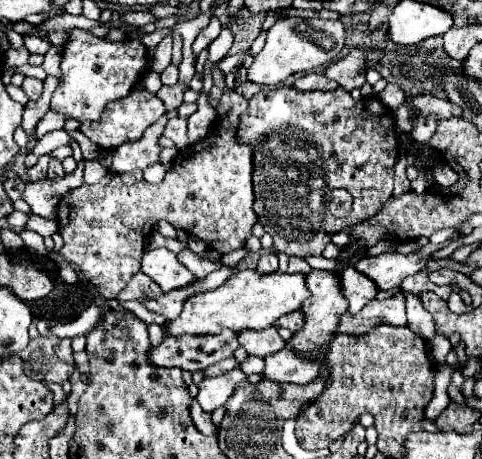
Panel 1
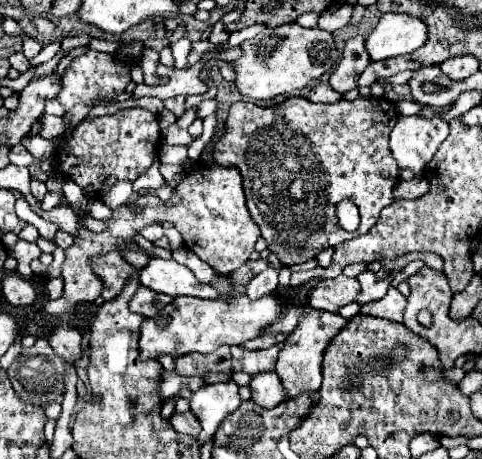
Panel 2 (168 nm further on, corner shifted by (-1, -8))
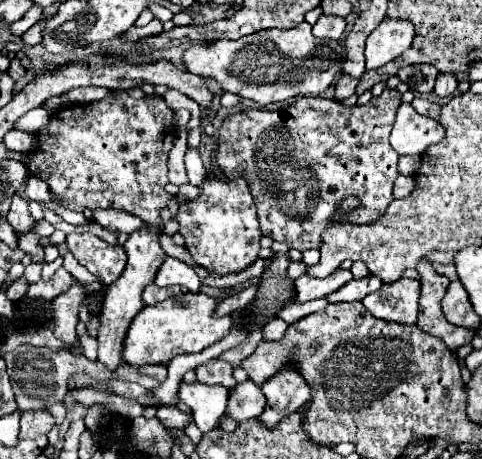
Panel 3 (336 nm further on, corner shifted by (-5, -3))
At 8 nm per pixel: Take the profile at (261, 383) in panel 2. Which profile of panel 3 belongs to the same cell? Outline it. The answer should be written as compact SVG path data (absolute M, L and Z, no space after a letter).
M246 379L232 391L232 403L228 403L226 415L240 423L250 417L258 417L264 411L264 407L266 399L262 389L256 383L252 383L252 379Z

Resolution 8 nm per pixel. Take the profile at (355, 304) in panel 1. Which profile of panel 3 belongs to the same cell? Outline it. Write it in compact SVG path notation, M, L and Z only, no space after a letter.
M336 269L334 273L330 273L324 279L312 279L312 277L302 275L300 279L294 281L296 301L304 303L304 301L312 301L312 299L324 299L330 293L344 287L348 281L352 281L352 273L344 271L344 269Z

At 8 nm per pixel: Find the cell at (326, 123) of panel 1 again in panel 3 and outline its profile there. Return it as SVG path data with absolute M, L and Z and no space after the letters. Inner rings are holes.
M384 89L382 95L372 97L366 105L352 107L324 97L300 97L296 103L280 111L242 107L234 115L228 115L220 125L216 161L226 177L228 173L242 173L246 179L258 207L262 235L302 253L308 249L320 249L322 233L332 225L334 217L342 217L354 225L374 223L384 215L394 199L392 185L398 177L398 153L390 147L388 135L400 103L400 93L396 89ZM350 195L358 197L360 205L348 215L340 215L340 203Z

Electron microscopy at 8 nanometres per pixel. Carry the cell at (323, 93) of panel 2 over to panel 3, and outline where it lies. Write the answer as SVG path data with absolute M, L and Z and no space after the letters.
M342 75L342 77L336 81L336 85L334 85L334 99L336 99L336 101L348 99L348 97L354 93L356 85L358 85L358 79L352 79L352 77L348 77L348 75Z

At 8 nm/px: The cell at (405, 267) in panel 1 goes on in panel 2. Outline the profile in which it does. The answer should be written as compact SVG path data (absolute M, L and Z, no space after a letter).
M362 272L358 274L358 282L362 286L360 290L360 296L356 296L356 304L366 304L366 302L372 302L372 300L380 300L386 290L390 288L390 278L384 278L384 280L378 280L374 272Z

